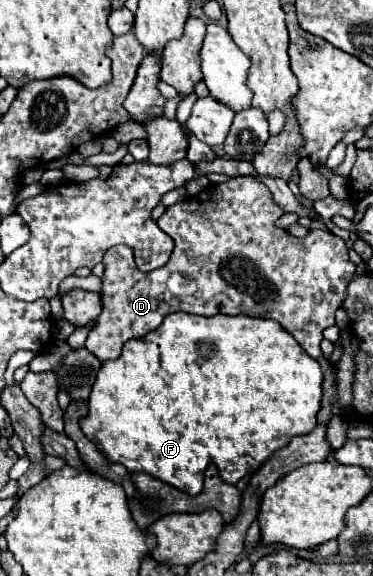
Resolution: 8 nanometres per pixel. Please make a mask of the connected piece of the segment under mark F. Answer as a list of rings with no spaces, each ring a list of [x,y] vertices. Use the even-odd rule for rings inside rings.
[[[173,312],[169,314],[163,324],[149,332],[147,336],[139,340],[129,340],[123,346],[123,354],[117,360],[105,362],[97,374],[95,388],[91,390],[91,400],[89,400],[89,414],[81,420],[81,430],[83,434],[107,456],[111,462],[123,464],[129,472],[147,472],[183,492],[189,492],[191,496],[199,494],[203,488],[203,476],[209,464],[215,464],[219,470],[219,476],[229,482],[237,484],[243,476],[251,474],[261,466],[261,462],[271,456],[275,450],[283,448],[289,444],[289,440],[297,434],[307,434],[317,426],[317,412],[321,408],[321,382],[323,382],[323,372],[317,360],[309,358],[303,348],[297,344],[297,340],[283,330],[275,320],[265,320],[265,318],[253,318],[247,314],[237,314],[237,316],[227,316],[227,314],[215,314],[211,318],[207,316],[195,316],[187,312]]]

